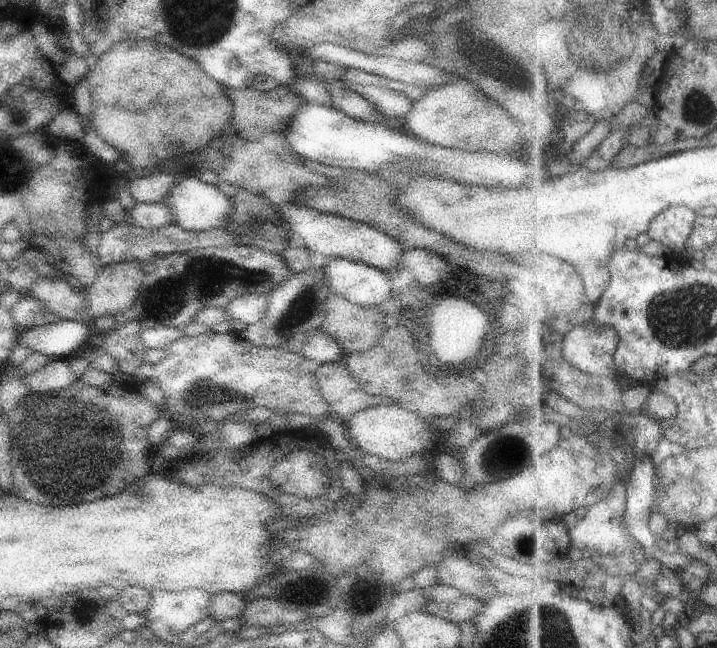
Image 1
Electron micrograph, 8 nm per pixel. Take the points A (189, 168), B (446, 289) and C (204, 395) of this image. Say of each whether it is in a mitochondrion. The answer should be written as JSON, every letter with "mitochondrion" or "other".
{"A":"other","B":"other","C":"mitochondrion"}

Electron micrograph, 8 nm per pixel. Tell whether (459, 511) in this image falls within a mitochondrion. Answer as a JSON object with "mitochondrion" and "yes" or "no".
{"mitochondrion":"no"}

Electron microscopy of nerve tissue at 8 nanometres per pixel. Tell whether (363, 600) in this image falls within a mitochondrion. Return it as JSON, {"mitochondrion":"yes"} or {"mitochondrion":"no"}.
{"mitochondrion":"yes"}

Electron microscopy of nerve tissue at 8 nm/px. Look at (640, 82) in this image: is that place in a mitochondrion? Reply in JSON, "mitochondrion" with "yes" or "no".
{"mitochondrion":"no"}

